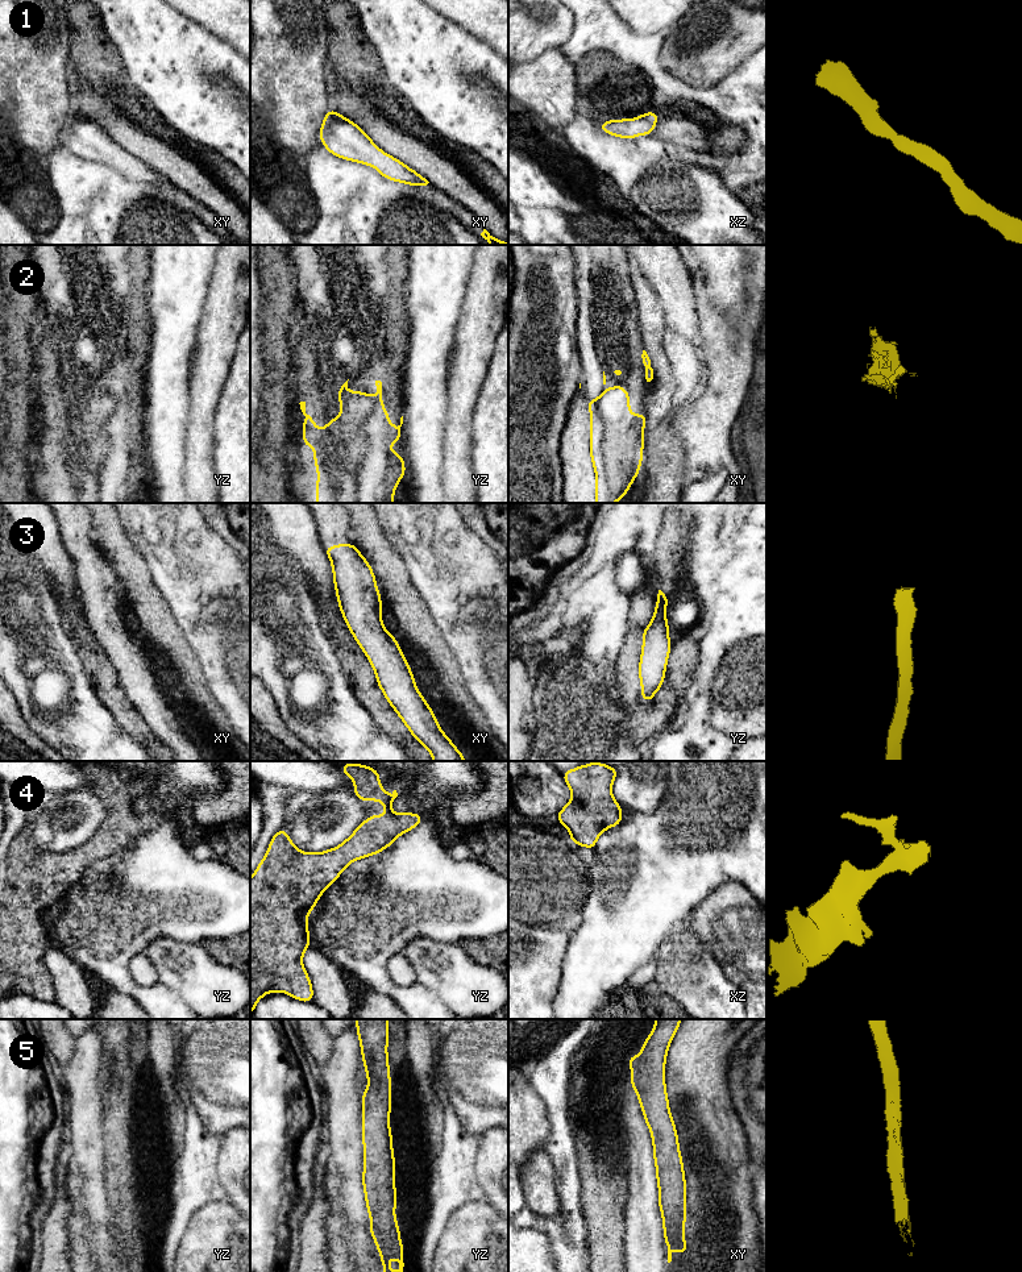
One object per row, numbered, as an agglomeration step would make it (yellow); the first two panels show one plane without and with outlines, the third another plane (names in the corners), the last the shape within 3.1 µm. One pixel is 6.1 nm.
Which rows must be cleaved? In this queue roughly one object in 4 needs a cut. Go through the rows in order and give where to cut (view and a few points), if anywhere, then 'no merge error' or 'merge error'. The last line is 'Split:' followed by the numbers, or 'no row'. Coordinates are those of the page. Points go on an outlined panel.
1: no cut; no merge error
2: cut in yz along (374, 399), (358, 427), (365, 453), (357, 464), (354, 502); merge error
3: no cut; no merge error
4: no cut; no merge error
5: no cut; no merge error
Split: 2

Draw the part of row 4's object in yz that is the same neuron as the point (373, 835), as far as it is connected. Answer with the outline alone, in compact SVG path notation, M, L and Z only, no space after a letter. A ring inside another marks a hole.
M360 764L340 766L342 773L356 782L353 793L360 801L383 802L385 818L381 819L378 814L370 815L342 844L319 853L299 851L284 828L273 836L266 856L250 878L250 1015L258 999L270 992L283 992L303 1002L313 1001L312 985L302 963L306 949L311 945L307 915L323 891L350 862L370 855L375 856L389 848L398 836L424 820L421 814L392 812L391 803L398 793L394 790L389 795L382 789L378 770Z

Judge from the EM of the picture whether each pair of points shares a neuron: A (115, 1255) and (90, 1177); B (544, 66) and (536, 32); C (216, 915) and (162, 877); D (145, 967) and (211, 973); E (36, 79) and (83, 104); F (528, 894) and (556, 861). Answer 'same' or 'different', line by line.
A: different
B: different
C: same
D: different
E: different
F: same

